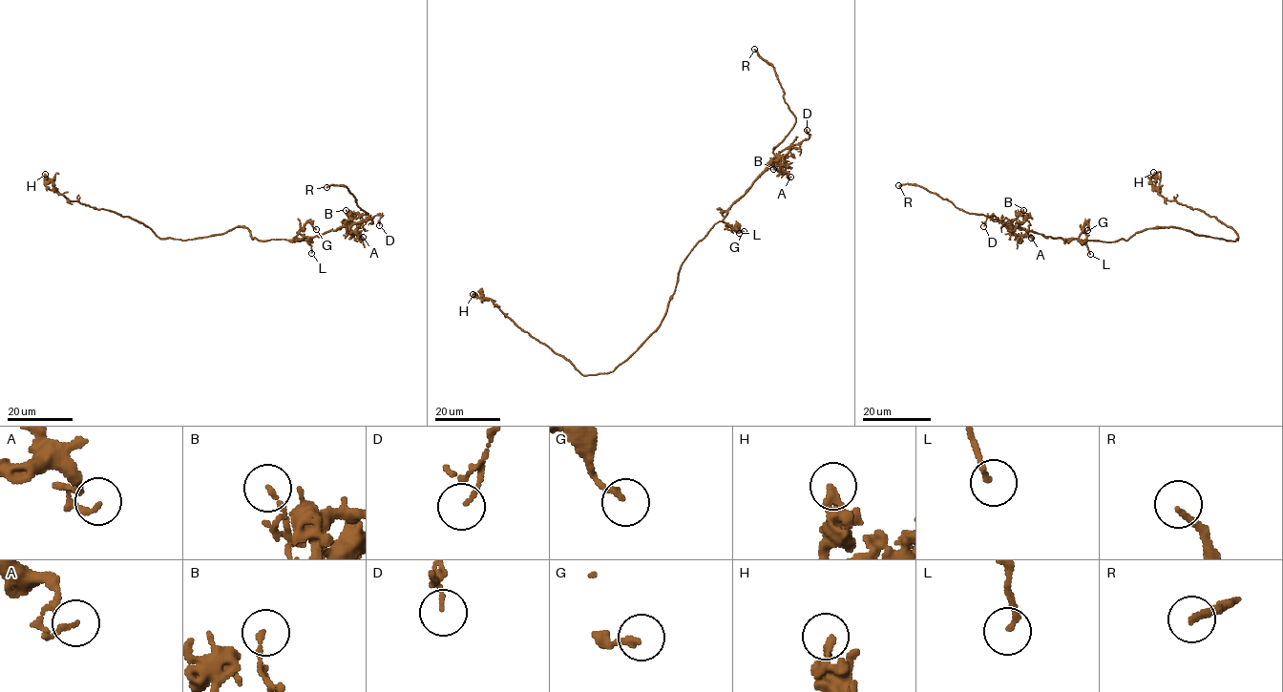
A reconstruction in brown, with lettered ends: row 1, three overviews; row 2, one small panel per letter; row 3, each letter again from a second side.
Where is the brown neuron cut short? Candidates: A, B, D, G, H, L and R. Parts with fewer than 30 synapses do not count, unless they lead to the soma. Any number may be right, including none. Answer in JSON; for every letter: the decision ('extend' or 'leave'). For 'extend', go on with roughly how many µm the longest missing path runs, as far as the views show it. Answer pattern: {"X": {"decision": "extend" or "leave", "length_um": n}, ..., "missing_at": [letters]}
{"A": {"decision": "leave"}, "B": {"decision": "leave"}, "D": {"decision": "leave"}, "G": {"decision": "leave"}, "H": {"decision": "leave"}, "L": {"decision": "leave"}, "R": {"decision": "extend", "length_um": 20}, "missing_at": ["R"]}

